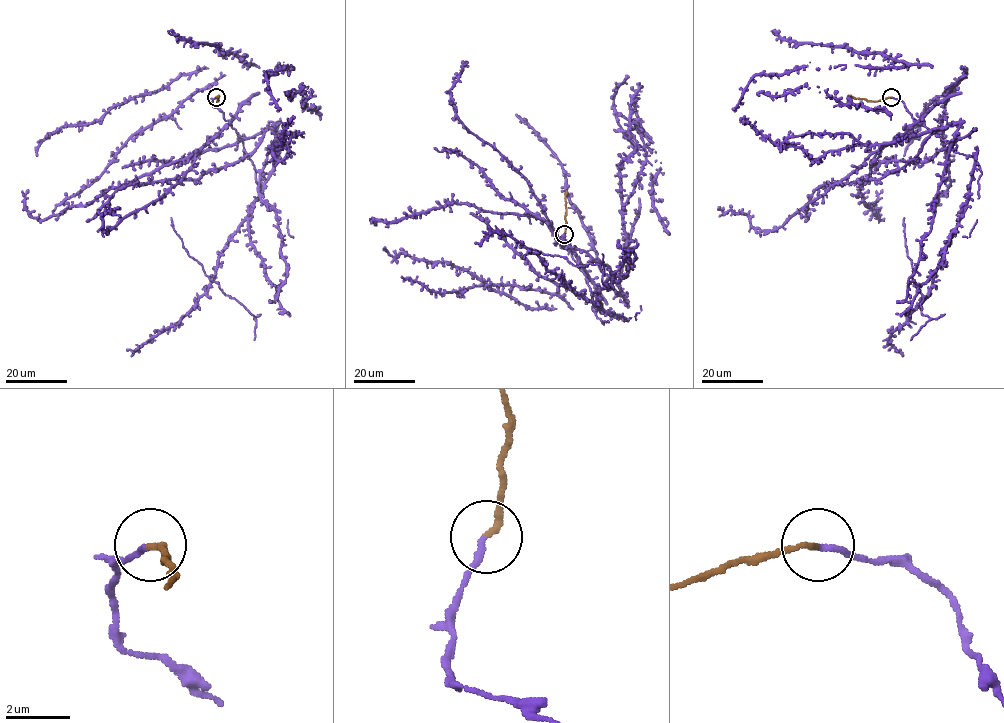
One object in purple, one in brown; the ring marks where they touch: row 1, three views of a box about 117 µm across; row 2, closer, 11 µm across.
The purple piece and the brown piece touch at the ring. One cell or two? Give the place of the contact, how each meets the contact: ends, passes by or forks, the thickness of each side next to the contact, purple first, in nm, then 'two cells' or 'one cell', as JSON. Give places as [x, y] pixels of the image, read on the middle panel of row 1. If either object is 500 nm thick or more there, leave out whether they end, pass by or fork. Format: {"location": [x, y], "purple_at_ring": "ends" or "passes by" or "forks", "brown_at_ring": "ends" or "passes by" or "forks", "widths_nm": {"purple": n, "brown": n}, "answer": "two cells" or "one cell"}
{"location": [564, 234], "purple_at_ring": "ends", "brown_at_ring": "ends", "widths_nm": {"purple": 190, "brown": 190}, "answer": "one cell"}

